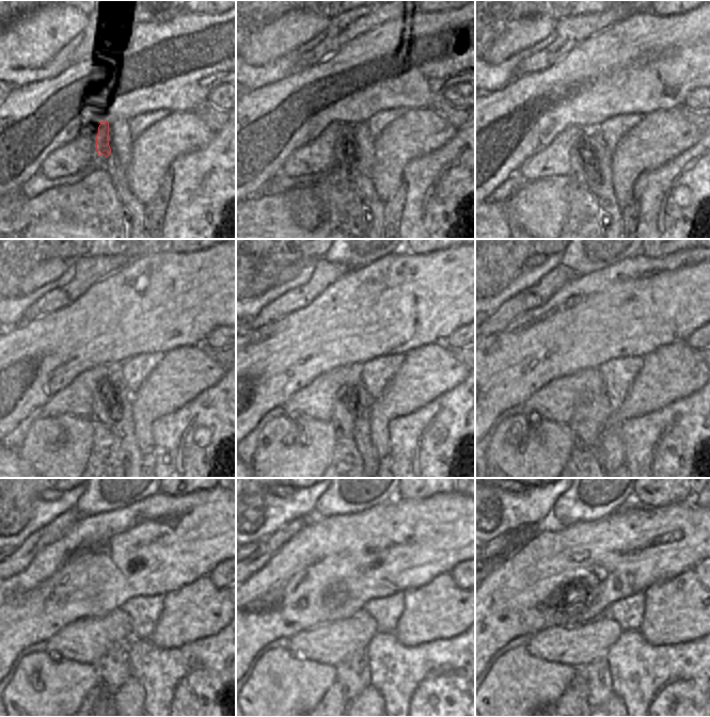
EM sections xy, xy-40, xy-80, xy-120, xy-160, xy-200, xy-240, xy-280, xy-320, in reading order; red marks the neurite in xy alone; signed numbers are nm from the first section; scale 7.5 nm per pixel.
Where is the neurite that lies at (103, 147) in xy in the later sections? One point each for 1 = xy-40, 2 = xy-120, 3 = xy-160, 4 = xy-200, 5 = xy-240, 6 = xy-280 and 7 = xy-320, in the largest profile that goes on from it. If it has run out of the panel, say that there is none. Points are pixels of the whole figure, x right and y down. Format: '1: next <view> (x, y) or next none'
1: next xy-40 (342, 147)
2: next xy-120 (103, 402)
3: next xy-160 (346, 407)
4: next xy-200 (590, 415)
5: next xy-240 (112, 669)
6: next xy-280 (353, 675)
7: next xy-320 (599, 686)

